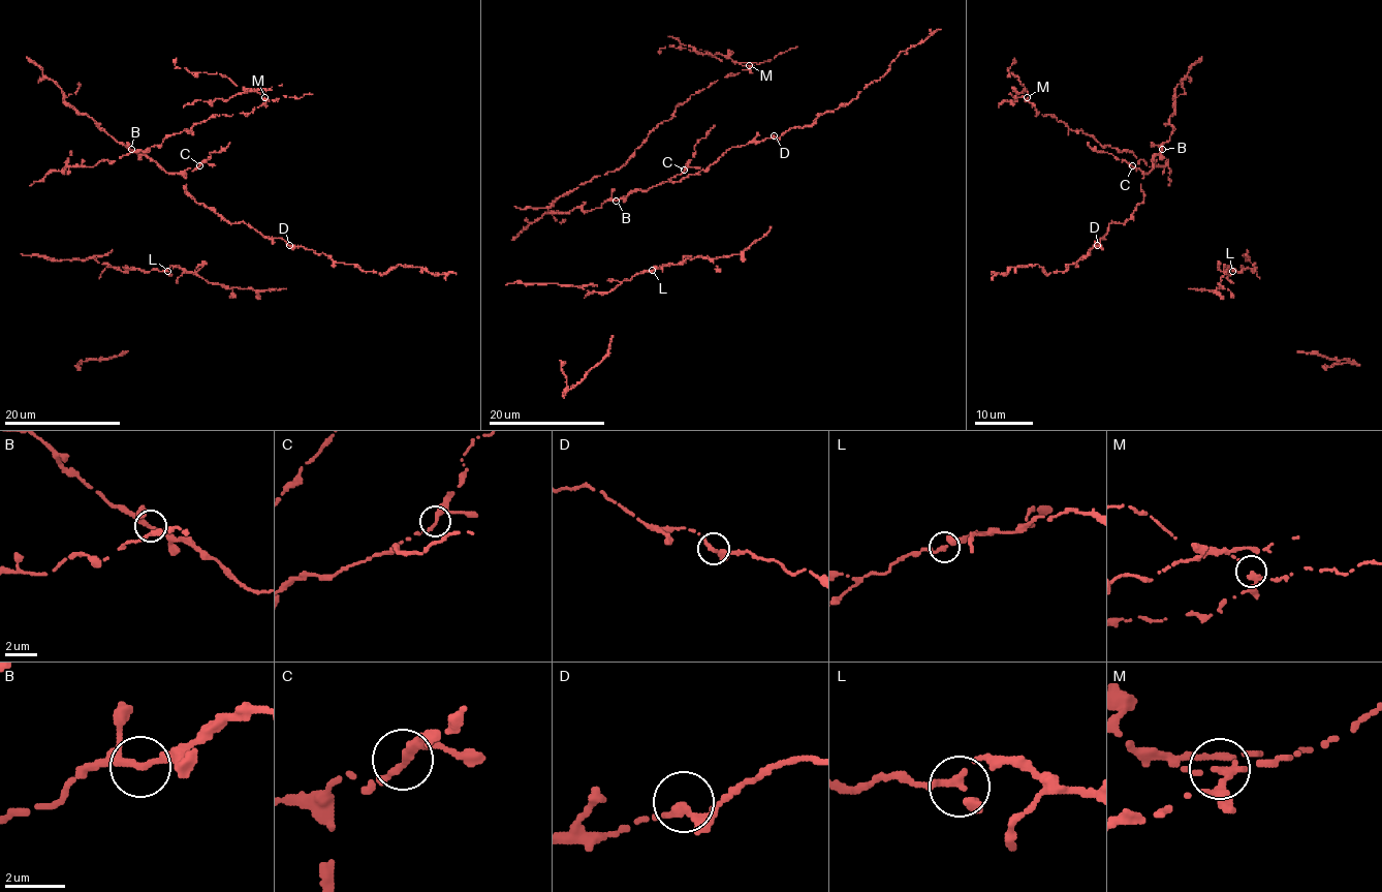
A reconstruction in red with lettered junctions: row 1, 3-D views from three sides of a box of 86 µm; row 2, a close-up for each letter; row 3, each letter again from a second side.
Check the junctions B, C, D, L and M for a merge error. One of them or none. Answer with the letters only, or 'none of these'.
M

